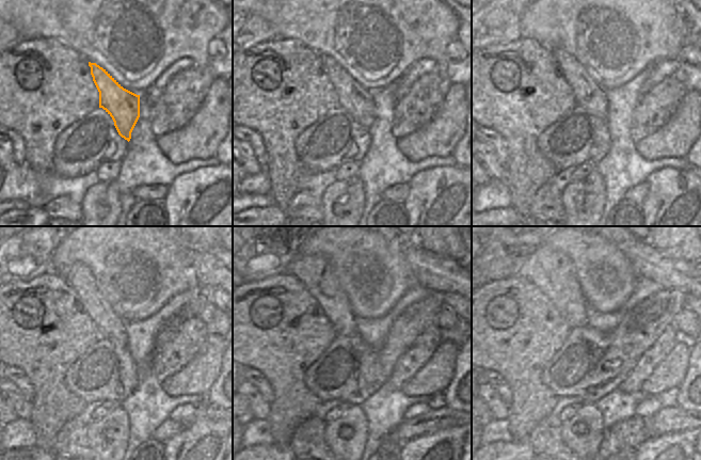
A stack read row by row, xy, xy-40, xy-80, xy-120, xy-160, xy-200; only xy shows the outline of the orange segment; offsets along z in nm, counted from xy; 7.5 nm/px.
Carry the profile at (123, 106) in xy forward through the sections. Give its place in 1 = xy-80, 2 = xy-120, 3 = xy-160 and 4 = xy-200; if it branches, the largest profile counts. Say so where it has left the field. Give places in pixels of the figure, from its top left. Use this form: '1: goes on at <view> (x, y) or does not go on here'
1: goes on at xy-80 (589, 94)
2: goes on at xy-120 (80, 278)
3: goes on at xy-160 (315, 272)
4: goes on at xy-200 (553, 272)

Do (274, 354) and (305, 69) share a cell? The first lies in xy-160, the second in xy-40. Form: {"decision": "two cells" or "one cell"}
{"decision": "one cell"}

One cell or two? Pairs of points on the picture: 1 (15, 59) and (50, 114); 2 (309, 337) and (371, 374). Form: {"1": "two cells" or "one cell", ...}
{"1": "one cell", "2": "two cells"}

